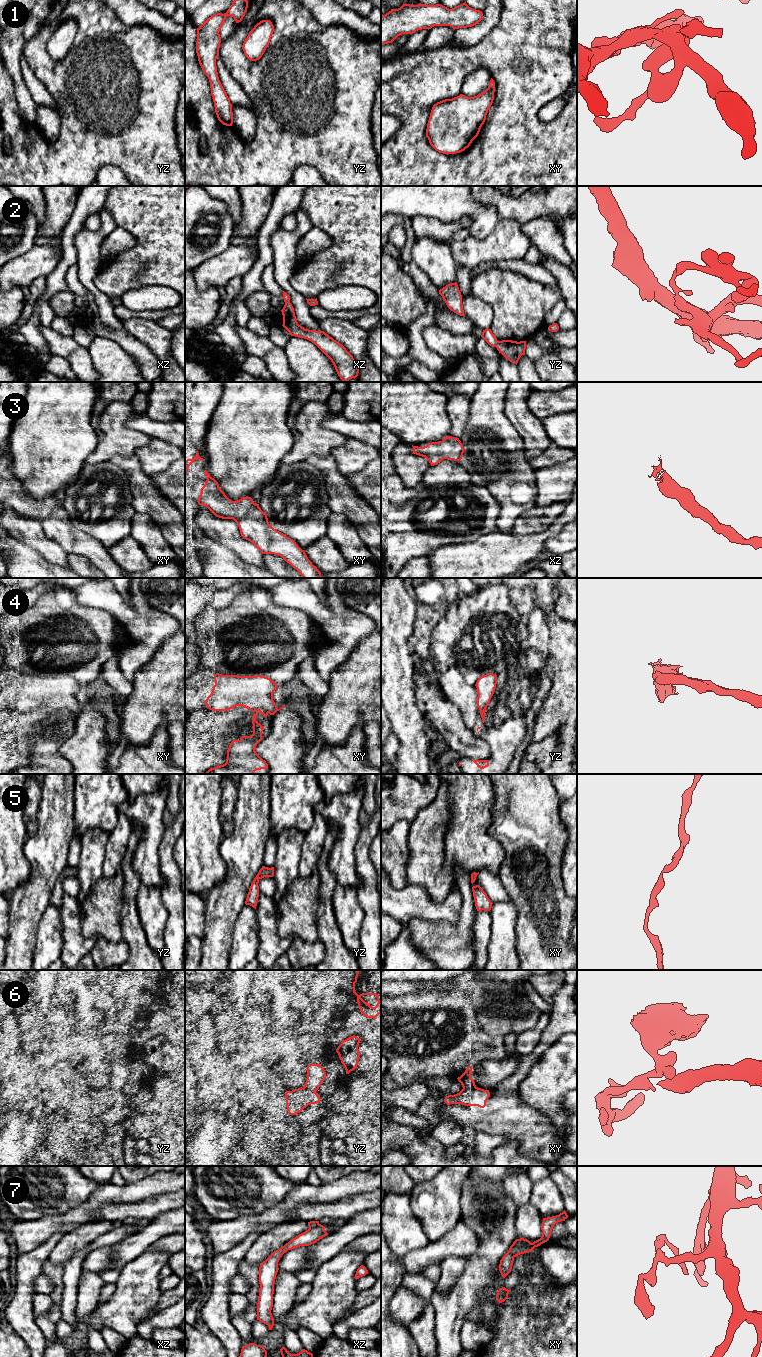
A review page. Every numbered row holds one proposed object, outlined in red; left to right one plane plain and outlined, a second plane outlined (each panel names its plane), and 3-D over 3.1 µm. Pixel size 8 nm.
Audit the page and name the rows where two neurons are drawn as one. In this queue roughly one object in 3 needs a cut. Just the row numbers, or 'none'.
4, 6, 7

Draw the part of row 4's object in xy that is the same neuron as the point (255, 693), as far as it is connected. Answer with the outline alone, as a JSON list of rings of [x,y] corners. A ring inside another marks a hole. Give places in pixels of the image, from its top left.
[[[216,673],[214,675],[215,685],[211,694],[207,697],[205,705],[213,711],[228,711],[236,706],[243,706],[252,712],[266,711],[270,715],[274,715],[280,709],[285,708],[285,704],[278,709],[273,700],[273,693],[277,688],[277,684],[270,678],[256,676],[239,676],[239,675],[222,675]]]

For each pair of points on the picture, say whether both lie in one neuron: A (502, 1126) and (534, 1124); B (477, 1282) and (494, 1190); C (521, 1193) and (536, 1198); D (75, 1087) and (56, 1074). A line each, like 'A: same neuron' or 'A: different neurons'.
A: same neuron
B: same neuron
C: different neurons
D: same neuron

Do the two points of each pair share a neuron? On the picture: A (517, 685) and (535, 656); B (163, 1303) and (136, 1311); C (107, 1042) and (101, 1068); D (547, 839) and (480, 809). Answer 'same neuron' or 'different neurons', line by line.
A: same neuron
B: different neurons
C: different neurons
D: different neurons

